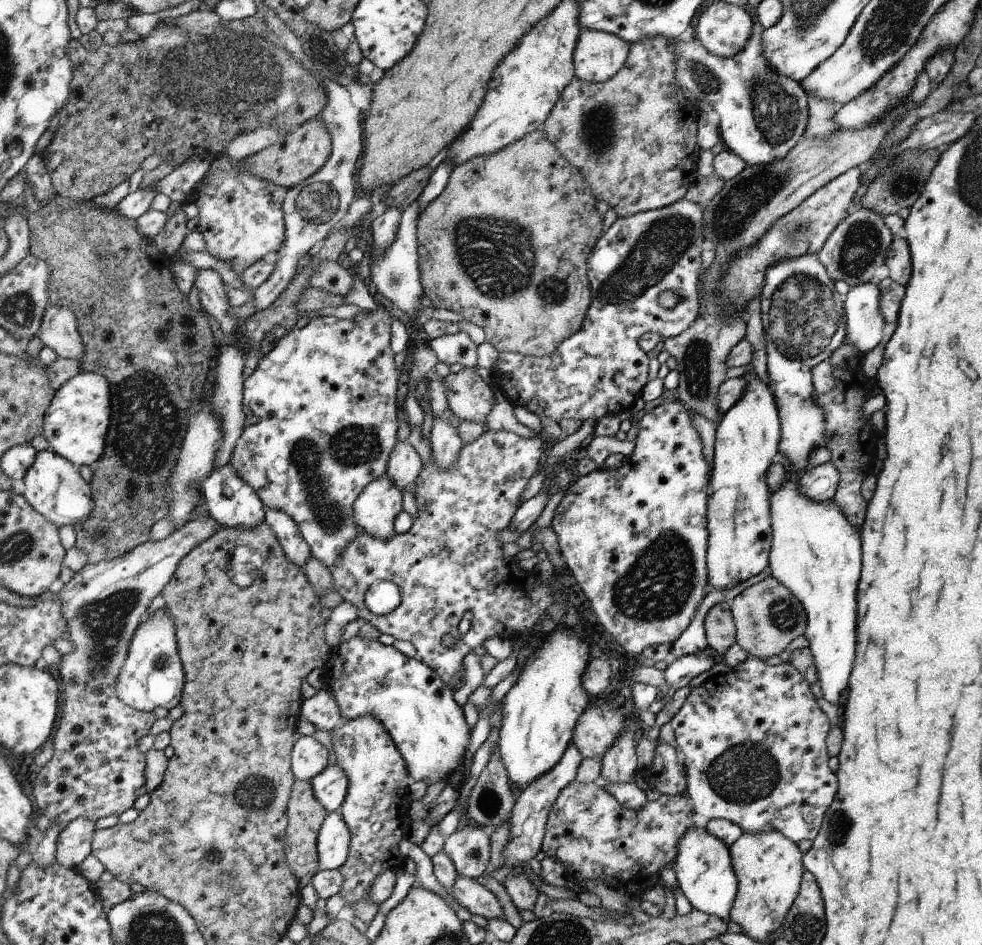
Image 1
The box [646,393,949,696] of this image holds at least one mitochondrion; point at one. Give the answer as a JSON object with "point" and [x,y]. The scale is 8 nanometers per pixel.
{"point":[783,614]}

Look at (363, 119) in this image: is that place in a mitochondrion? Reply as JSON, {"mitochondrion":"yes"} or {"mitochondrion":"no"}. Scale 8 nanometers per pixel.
{"mitochondrion":"no"}

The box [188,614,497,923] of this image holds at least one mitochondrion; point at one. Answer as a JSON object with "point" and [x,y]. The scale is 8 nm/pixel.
{"point":[258,792]}

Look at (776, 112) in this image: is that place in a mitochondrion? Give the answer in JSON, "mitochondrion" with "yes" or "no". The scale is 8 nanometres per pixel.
{"mitochondrion":"yes"}

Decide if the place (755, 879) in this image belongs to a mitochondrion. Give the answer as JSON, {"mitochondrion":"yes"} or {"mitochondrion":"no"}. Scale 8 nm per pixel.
{"mitochondrion":"no"}

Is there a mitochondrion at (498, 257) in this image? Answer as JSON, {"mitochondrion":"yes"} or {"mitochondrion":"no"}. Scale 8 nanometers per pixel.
{"mitochondrion":"yes"}

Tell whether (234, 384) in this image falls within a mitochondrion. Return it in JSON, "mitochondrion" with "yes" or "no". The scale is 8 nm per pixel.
{"mitochondrion":"no"}

